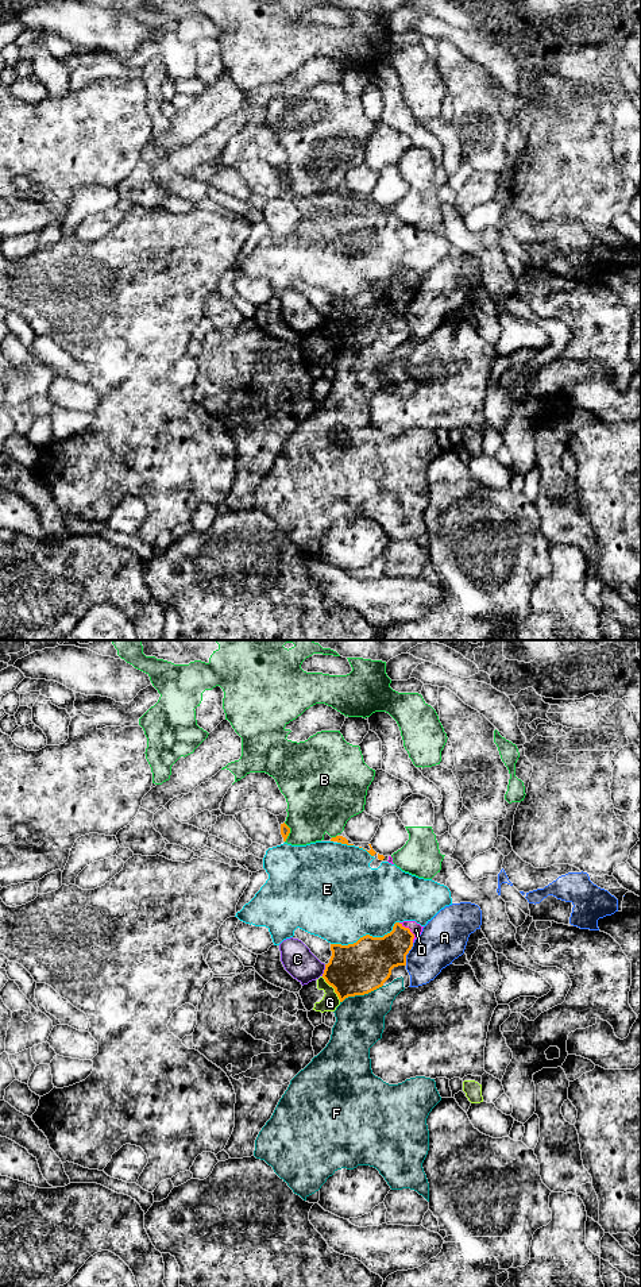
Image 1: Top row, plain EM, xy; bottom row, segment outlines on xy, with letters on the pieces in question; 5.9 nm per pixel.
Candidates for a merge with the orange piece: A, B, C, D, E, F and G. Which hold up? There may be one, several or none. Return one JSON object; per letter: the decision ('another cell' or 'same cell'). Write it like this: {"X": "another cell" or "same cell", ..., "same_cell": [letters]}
{"A": "another cell", "B": "another cell", "C": "another cell", "D": "same cell", "E": "another cell", "F": "same cell", "G": "another cell", "same_cell": ["D", "F"]}

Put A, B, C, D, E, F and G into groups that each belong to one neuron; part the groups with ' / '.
A / B / C / D F / E / G

